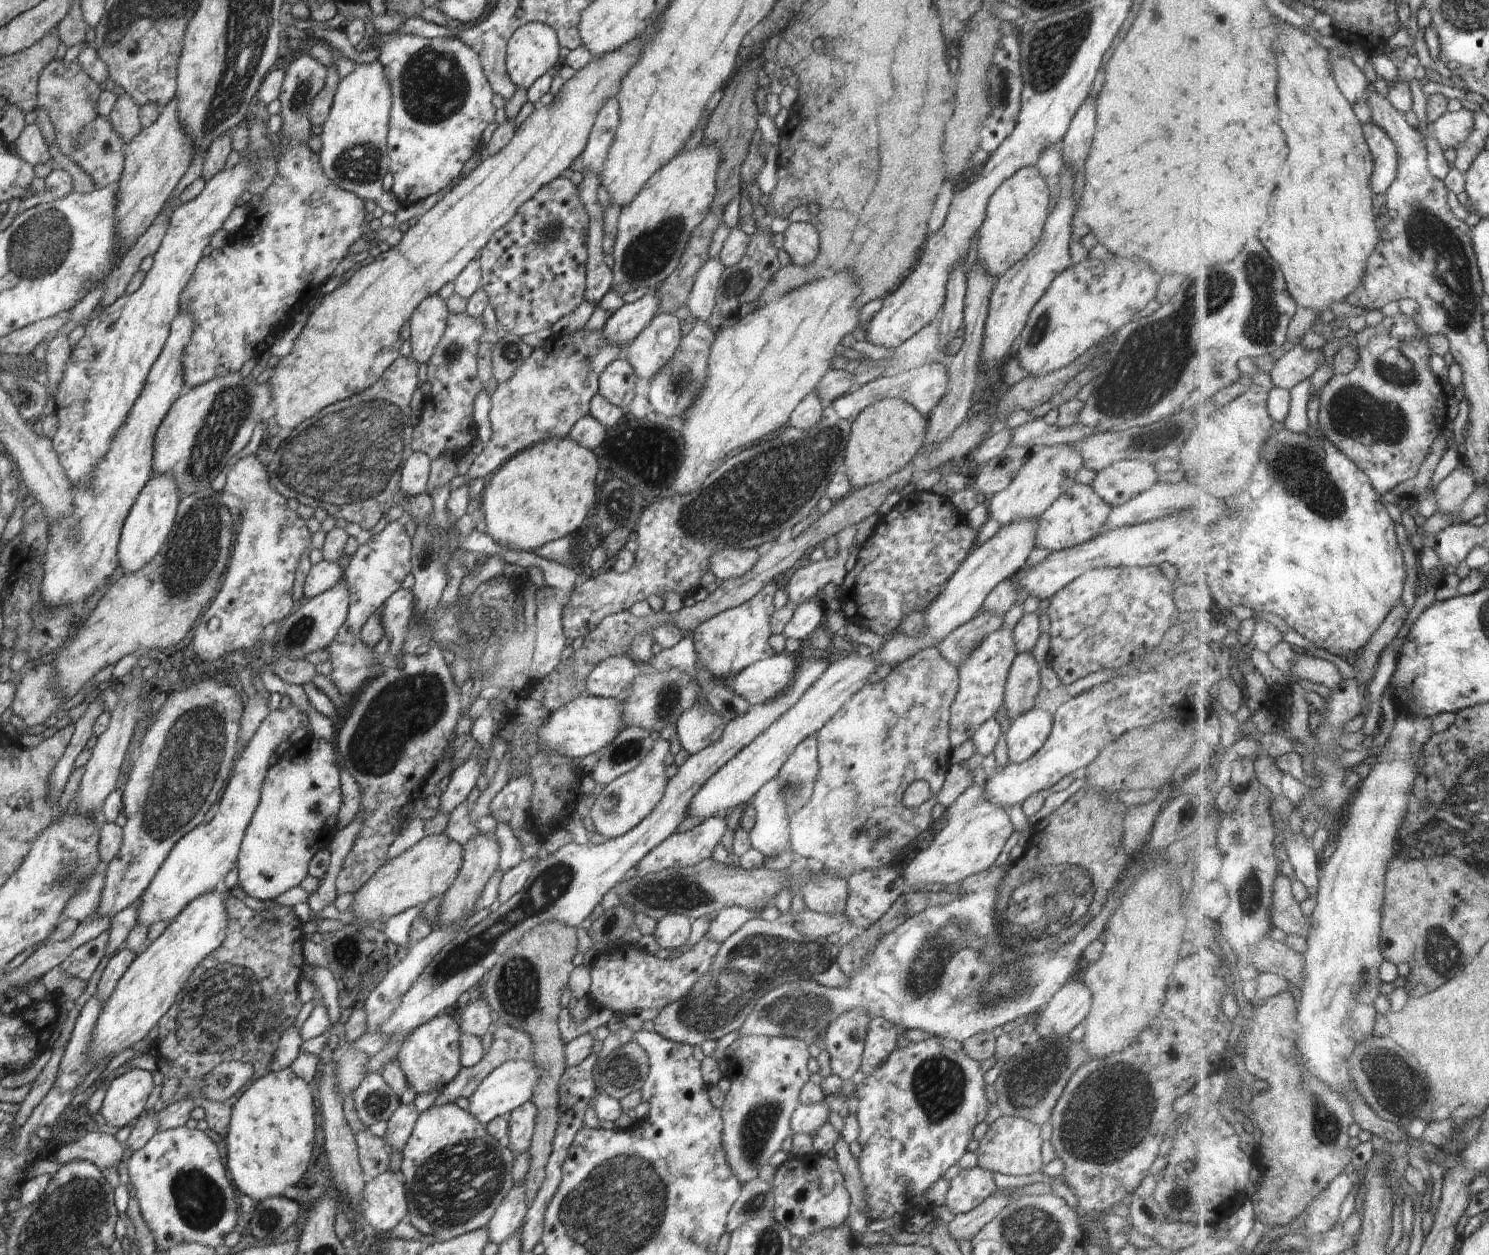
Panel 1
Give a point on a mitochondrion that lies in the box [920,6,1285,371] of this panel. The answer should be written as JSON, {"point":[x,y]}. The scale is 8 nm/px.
{"point":[1052,49]}

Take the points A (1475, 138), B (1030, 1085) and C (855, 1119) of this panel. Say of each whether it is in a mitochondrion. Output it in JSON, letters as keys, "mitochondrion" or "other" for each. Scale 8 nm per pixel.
{"A":"other","B":"mitochondrion","C":"other"}

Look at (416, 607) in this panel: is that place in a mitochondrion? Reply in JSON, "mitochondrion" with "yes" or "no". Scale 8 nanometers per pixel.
{"mitochondrion":"no"}

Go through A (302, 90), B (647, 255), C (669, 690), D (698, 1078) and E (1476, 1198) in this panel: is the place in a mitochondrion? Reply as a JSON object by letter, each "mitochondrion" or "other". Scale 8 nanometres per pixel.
{"A":"mitochondrion","B":"mitochondrion","C":"mitochondrion","D":"other","E":"other"}

